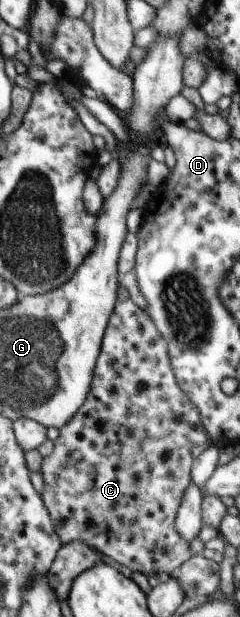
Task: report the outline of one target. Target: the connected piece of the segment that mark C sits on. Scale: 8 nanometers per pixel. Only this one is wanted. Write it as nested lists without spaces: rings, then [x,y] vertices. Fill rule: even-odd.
[[[120,286],[117,292],[115,309],[109,318],[107,329],[103,336],[101,351],[95,364],[90,392],[87,394],[84,404],[71,418],[71,421],[68,421],[68,424],[60,429],[60,435],[54,441],[52,453],[43,457],[41,469],[39,470],[42,478],[44,478],[44,490],[41,497],[46,510],[49,512],[52,524],[55,526],[56,534],[61,540],[61,544],[80,541],[96,552],[110,557],[110,559],[113,559],[120,565],[127,567],[133,573],[142,573],[146,576],[152,573],[166,573],[173,576],[179,570],[180,565],[183,565],[193,557],[189,542],[185,541],[176,530],[175,520],[184,491],[191,483],[193,462],[210,445],[212,444],[205,428],[202,426],[199,410],[178,386],[170,362],[167,342],[158,332],[154,321],[143,309],[140,309],[133,303],[128,291]]]

